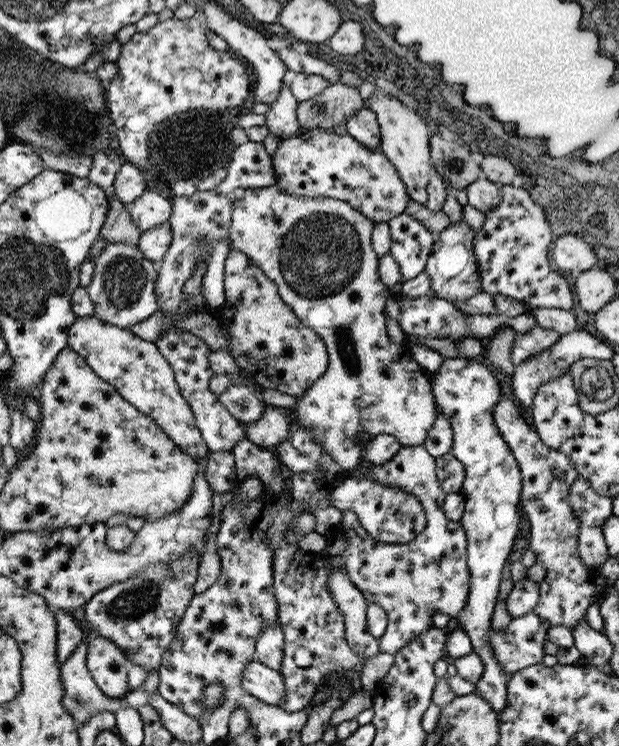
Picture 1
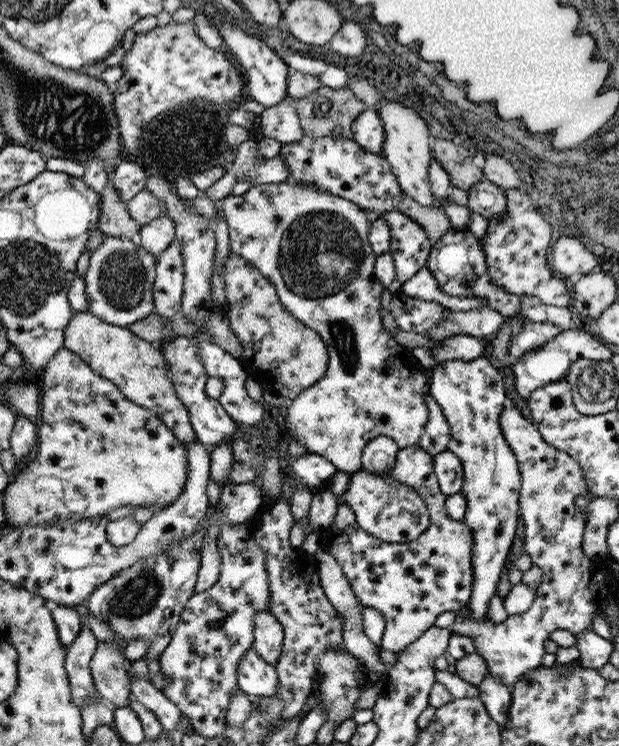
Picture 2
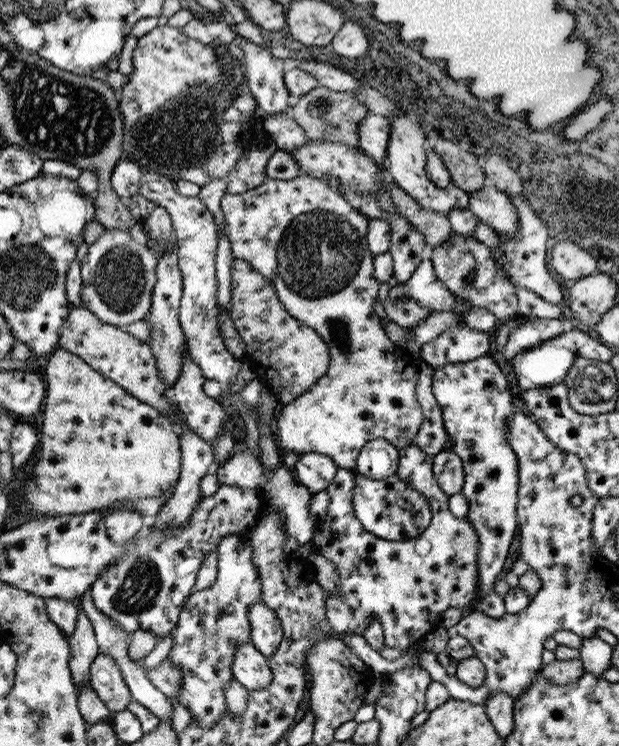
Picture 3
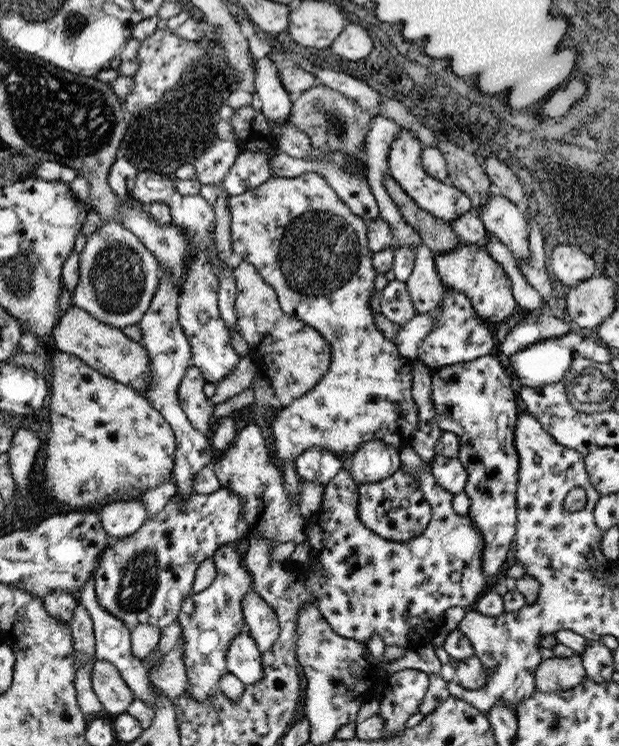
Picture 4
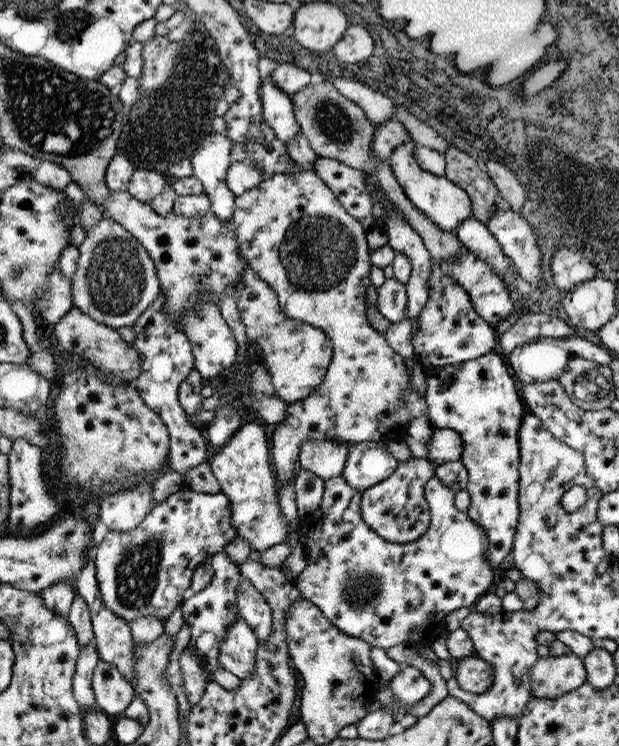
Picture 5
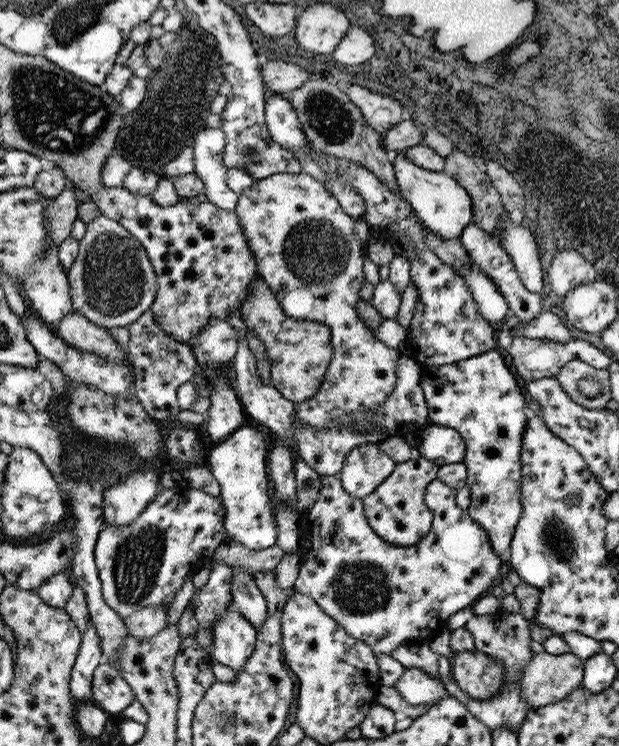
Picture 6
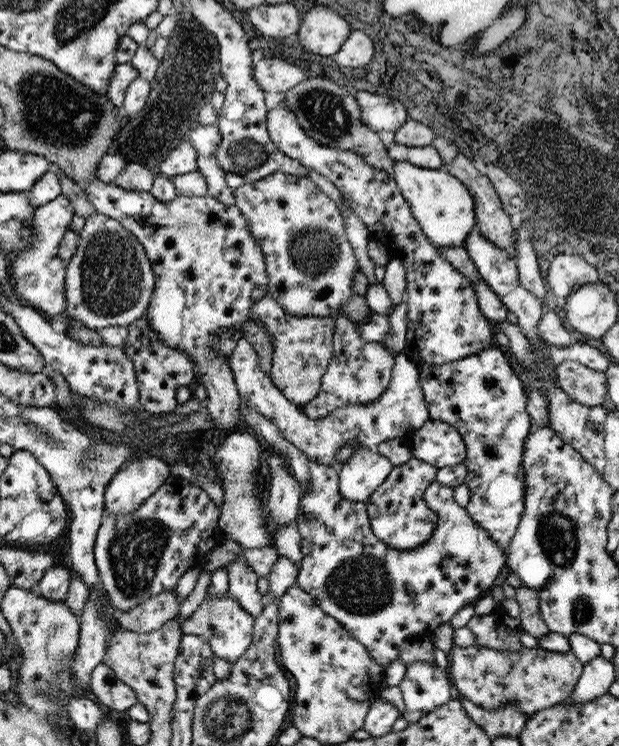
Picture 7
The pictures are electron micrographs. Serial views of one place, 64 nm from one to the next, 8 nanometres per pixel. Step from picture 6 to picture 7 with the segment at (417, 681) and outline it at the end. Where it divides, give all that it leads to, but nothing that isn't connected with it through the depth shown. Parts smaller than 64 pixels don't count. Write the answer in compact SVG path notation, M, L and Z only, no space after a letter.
M415 662L405 666L405 676L399 684L405 714L401 714L409 724L419 722L429 712L437 710L441 704L447 704L453 692L453 686L447 682L447 670L437 668L437 664L423 664Z

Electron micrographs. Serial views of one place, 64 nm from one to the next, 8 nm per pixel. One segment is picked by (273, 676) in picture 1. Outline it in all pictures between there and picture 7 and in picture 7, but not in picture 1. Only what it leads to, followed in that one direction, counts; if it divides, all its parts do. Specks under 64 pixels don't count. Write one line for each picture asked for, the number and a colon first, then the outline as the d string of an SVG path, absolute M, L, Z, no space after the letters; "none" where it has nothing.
2: M253 648L241 658L239 668L235 672L239 672L237 676L239 690L245 692L247 696L267 698L277 694L279 676L275 672L275 666L269 666L267 662L263 662L263 658L257 652L253 652Z
3: M251 640L237 650L231 668L235 682L241 684L247 692L267 688L273 678L271 668L267 666L267 658L255 650L255 646L251 646Z
4: M243 630L233 642L229 642L227 652L227 672L235 676L241 684L257 684L263 680L263 660L261 652L255 646L255 638L249 636L249 630Z
5: M237 618L227 628L219 648L221 648L219 666L231 672L241 682L249 680L255 668L255 658L259 648L259 638L255 638L255 630L251 630L251 626L247 626L245 620Z
6: M227 610L219 620L213 620L211 638L213 662L231 668L233 674L241 672L257 646L255 626L235 610Z
7: M229 594L219 596L219 598L205 596L203 602L191 614L191 618L183 620L183 624L179 624L183 634L203 638L209 644L215 658L225 660L229 666L233 666L237 660L241 660L243 654L251 648L253 626L255 626L255 620L251 618L251 614L243 612L243 606L239 606L239 602L235 602L235 598L231 598Z

